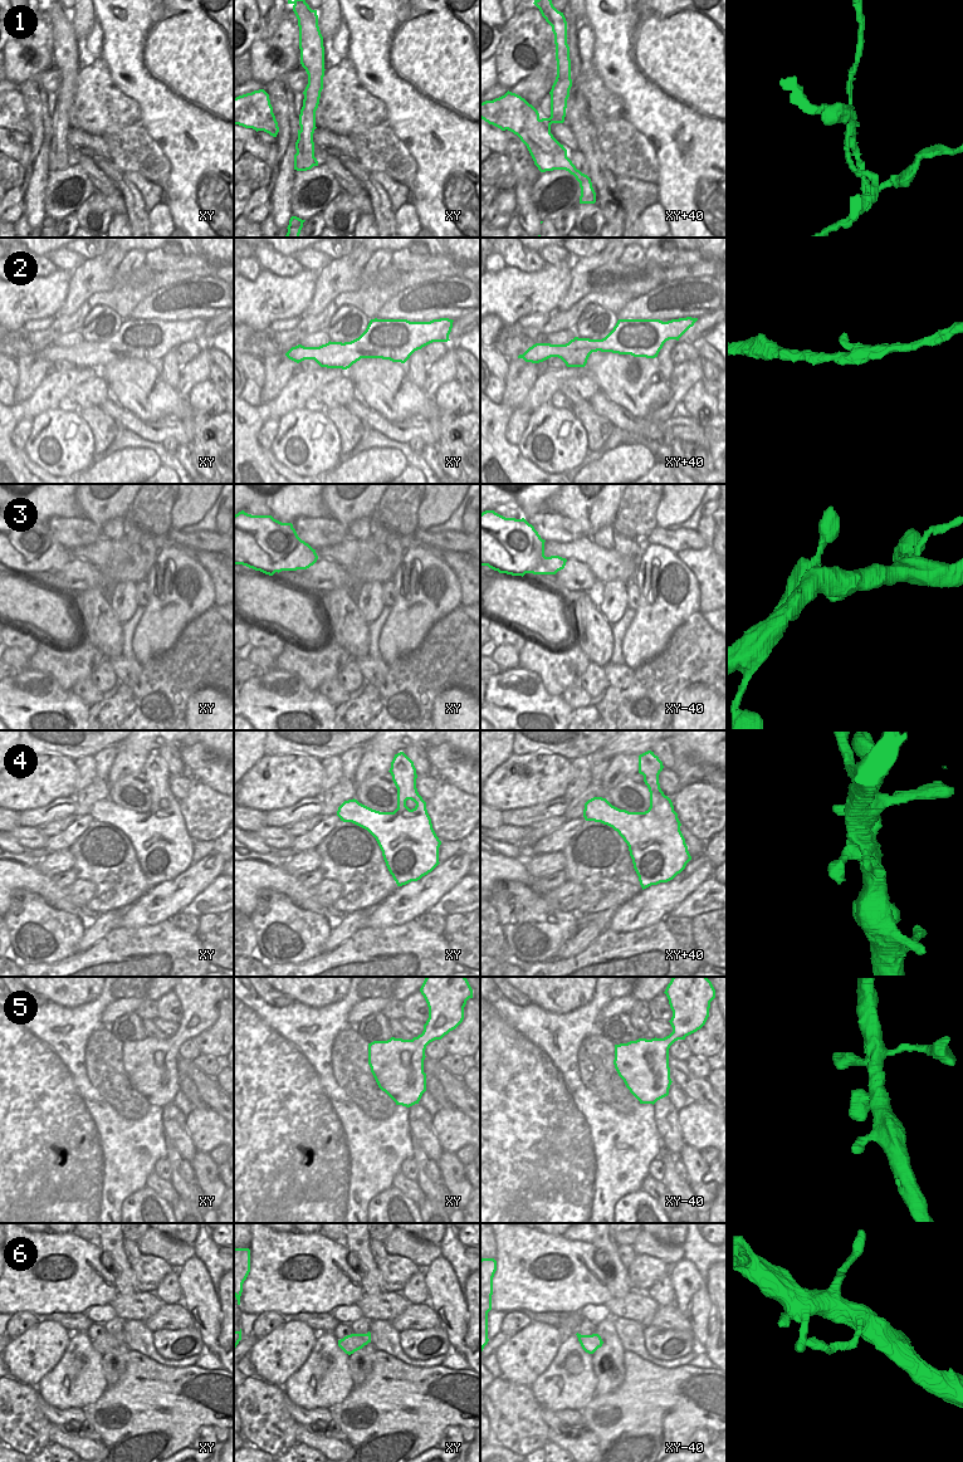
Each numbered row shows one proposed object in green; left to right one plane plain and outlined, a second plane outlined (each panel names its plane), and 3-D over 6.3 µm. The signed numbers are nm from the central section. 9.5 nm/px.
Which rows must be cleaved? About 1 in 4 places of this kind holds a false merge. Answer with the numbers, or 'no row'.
1

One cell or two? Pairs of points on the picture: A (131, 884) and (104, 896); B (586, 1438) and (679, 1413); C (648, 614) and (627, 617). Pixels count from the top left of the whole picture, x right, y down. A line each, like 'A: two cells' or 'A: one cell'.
A: one cell
B: two cells
C: two cells

